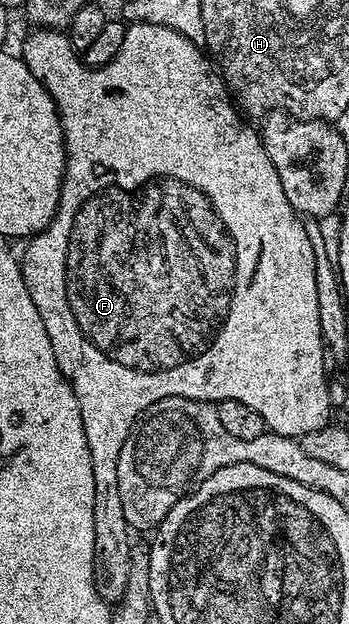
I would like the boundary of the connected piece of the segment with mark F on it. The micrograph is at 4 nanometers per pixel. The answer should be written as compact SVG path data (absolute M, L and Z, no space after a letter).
M134 22L127 27L124 46L120 46L120 54L116 54L116 58L101 66L87 66L72 48L69 35L63 31L39 28L32 31L31 36L23 42L20 55L28 70L32 70L35 78L48 90L58 108L66 143L66 177L62 180L62 197L52 222L45 230L25 241L26 253L21 253L20 263L28 294L52 342L58 369L74 391L80 409L80 428L88 453L88 471L96 486L92 506L92 530L96 534L94 581L102 603L114 606L121 600L124 586L128 586L132 543L132 529L124 518L124 506L120 503L118 459L122 443L130 436L130 429L139 423L140 417L156 402L173 396L207 402L244 402L244 406L252 406L252 410L264 418L269 431L295 438L325 428L331 419L330 380L326 376L328 353L322 342L320 313L316 307L316 254L312 254L312 242L308 242L308 230L303 217L295 212L292 202L288 202L284 194L284 186L280 186L280 174L276 174L276 166L272 166L272 158L268 158L268 150L264 150L261 135L255 129L253 132L238 117L239 109L230 89L226 87L226 81L222 79L211 57L199 45L168 26Z

